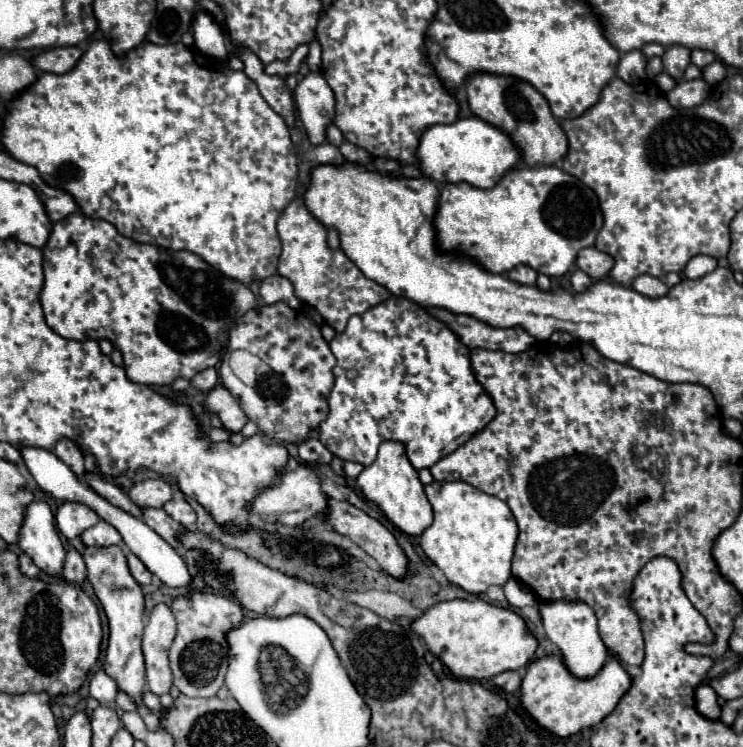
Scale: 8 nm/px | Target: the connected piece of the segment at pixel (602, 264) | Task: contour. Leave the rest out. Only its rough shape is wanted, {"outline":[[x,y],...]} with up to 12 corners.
{"outline":[[586,247],[576,267],[594,281],[606,277],[614,265],[612,255]]}

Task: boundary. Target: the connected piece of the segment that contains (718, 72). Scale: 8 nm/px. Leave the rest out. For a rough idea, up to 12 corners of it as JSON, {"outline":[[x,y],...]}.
{"outline":[[714,61],[702,69],[702,79],[718,85],[726,75],[722,61]]}

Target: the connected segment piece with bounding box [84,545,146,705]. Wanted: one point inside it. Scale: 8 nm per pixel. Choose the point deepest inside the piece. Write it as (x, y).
(108, 573)

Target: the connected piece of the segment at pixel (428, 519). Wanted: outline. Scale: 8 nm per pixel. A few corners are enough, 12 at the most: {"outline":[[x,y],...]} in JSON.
{"outline":[[384,441],[356,481],[400,531],[432,507],[404,443]]}

